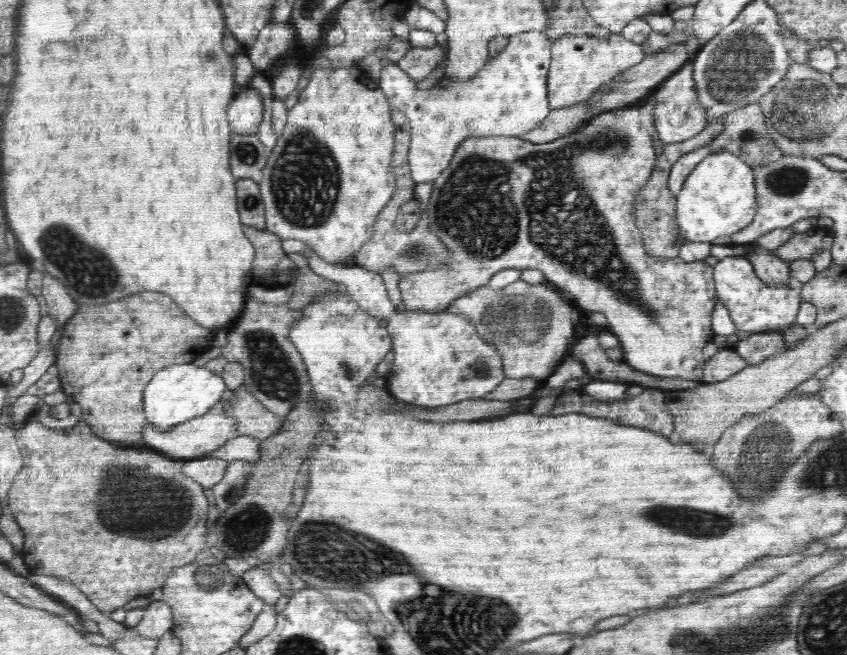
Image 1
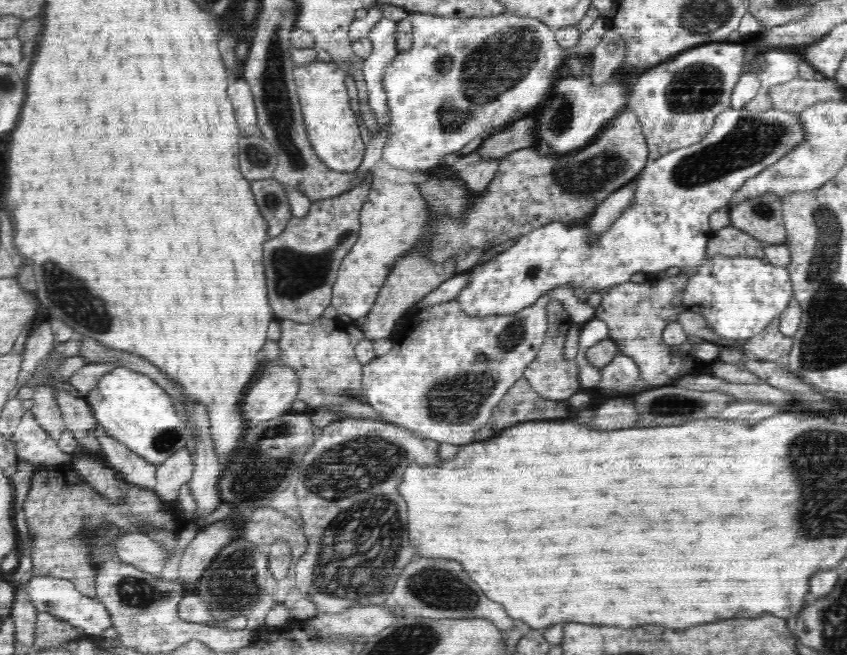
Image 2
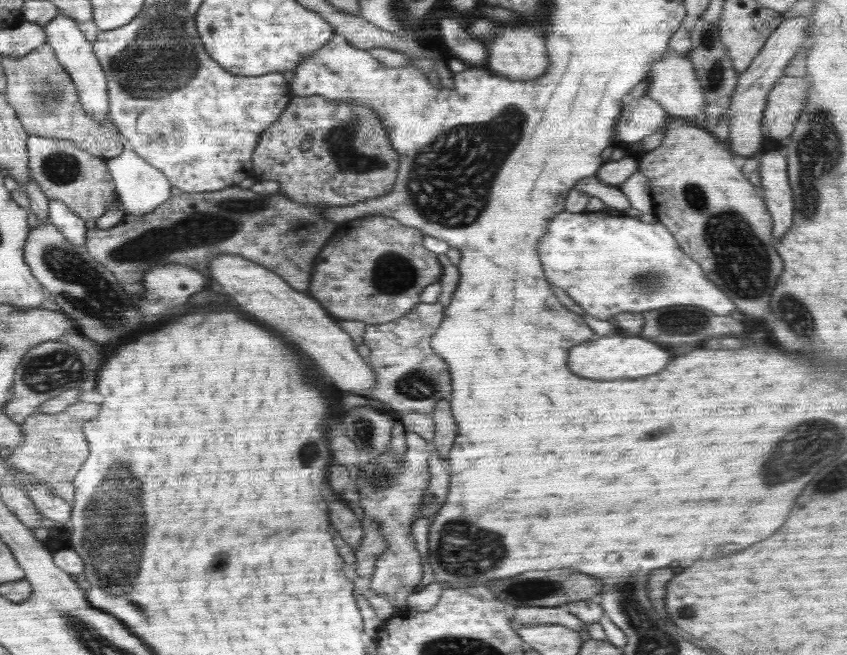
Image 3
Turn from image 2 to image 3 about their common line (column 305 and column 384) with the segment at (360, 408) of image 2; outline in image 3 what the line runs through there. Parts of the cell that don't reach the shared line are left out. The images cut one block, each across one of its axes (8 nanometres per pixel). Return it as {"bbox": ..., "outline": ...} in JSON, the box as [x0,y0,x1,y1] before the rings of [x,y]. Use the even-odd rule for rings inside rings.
{"bbox":[363,302,452,417],"outline":[[[421,302],[392,322],[367,325],[363,344],[370,349],[368,365],[376,373],[376,386],[366,396],[388,404],[395,417],[409,412],[428,414],[439,400],[452,400],[448,363],[434,353],[429,339],[440,328],[442,320],[444,307],[440,303]]]}

